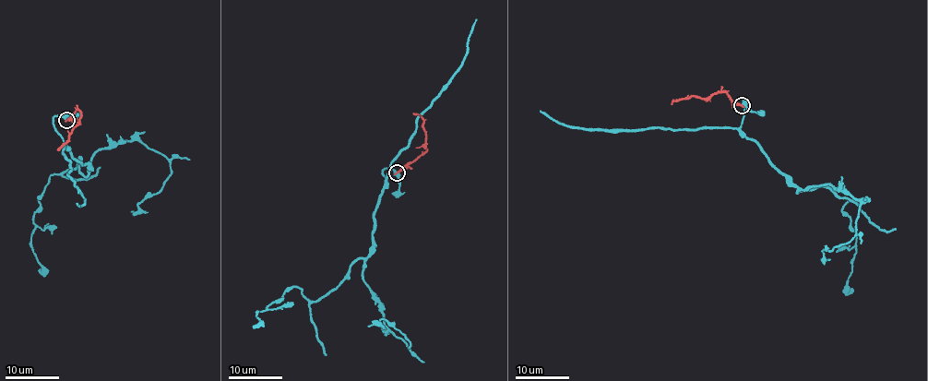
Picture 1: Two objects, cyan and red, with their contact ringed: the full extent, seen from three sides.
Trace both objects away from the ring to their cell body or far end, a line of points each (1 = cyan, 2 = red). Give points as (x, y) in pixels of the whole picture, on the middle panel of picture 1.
1: (398, 172), (381, 172), (371, 252), (315, 301), (291, 289), (255, 314), (253, 328)
2: (398, 172), (425, 150), (423, 118), (412, 113)

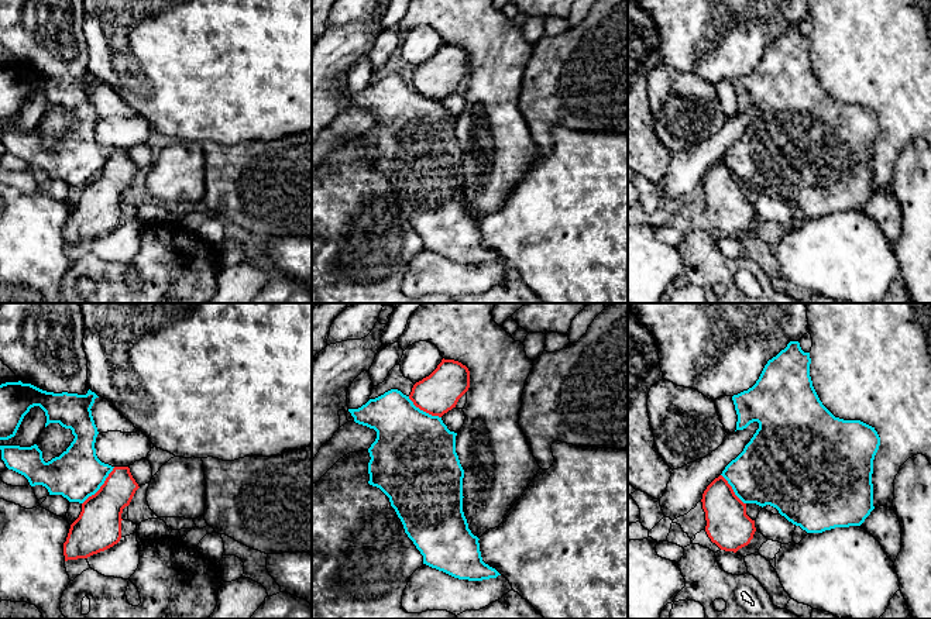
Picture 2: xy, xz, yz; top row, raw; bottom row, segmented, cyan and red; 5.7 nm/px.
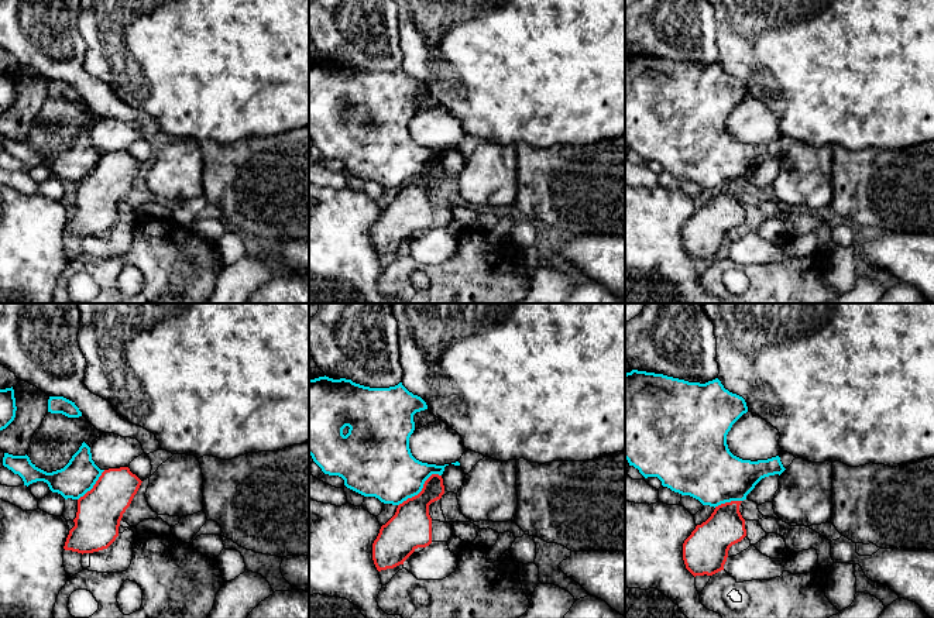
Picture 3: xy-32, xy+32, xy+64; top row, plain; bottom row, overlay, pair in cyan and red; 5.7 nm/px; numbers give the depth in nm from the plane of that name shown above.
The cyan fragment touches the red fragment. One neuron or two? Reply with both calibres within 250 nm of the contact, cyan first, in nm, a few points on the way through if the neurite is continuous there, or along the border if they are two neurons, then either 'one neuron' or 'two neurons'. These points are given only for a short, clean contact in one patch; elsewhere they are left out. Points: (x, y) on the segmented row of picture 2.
calibres 300 and 260 nm; border xy (114, 467), (105, 482), (82, 504); two neurons

